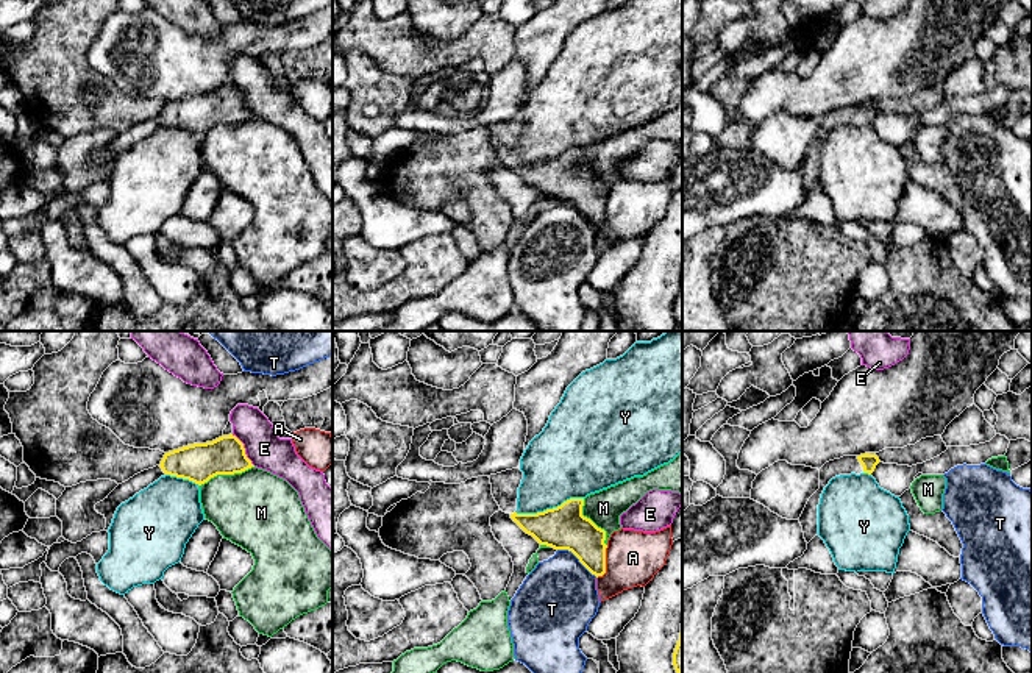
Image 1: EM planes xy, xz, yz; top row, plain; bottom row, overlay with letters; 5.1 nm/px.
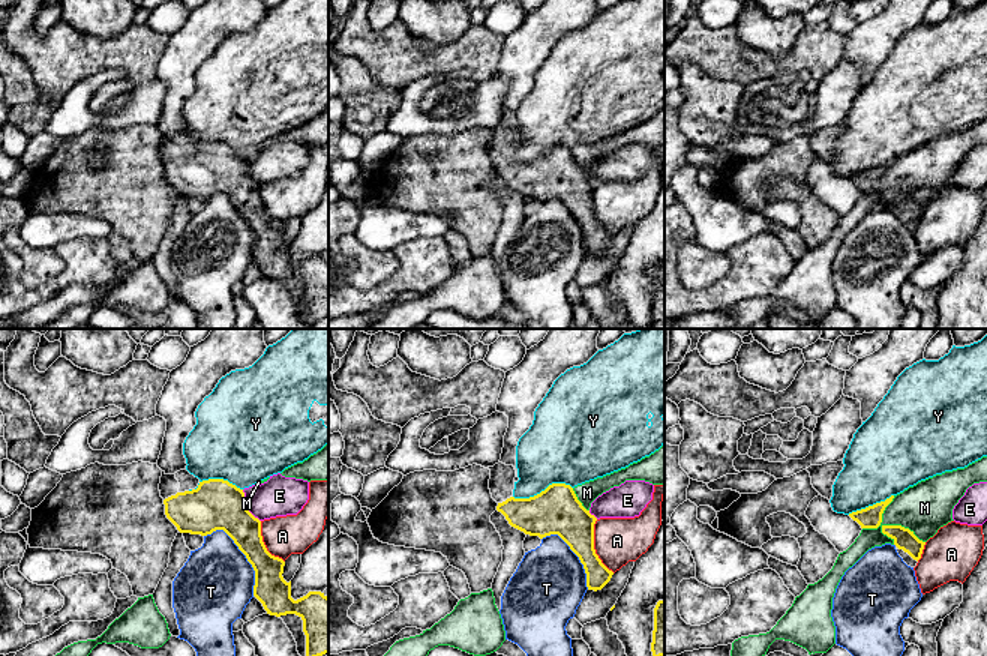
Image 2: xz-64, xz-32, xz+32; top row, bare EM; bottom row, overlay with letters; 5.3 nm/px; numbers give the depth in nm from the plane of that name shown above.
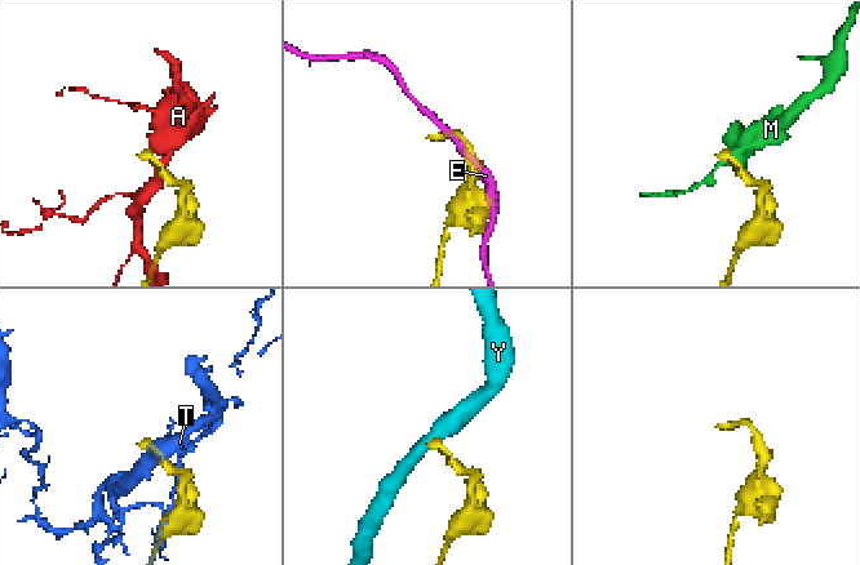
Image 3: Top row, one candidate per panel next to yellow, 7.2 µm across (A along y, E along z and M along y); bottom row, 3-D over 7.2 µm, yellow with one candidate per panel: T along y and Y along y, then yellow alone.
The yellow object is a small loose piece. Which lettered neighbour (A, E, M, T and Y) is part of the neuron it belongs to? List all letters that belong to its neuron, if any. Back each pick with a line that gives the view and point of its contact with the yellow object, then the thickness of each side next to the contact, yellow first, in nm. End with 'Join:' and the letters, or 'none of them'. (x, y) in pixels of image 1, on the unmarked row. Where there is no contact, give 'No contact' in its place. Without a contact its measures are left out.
Join: none of them

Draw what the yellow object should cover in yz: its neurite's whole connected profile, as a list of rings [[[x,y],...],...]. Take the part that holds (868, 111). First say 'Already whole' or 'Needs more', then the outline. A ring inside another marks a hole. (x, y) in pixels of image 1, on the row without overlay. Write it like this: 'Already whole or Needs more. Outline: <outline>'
Needs more. Outline: [[[865,103],[860,106],[843,106],[840,109],[829,111],[820,119],[820,139],[809,148],[799,167],[807,194],[818,184],[818,155],[829,131],[840,125],[871,125],[879,112],[881,111],[876,105]]]

